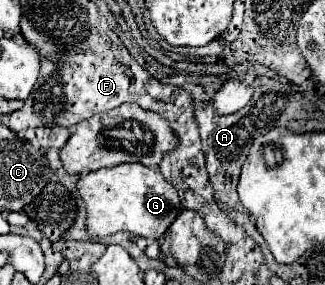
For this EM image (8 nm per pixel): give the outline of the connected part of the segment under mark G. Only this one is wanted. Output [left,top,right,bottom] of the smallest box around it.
[77,164,181,240]

